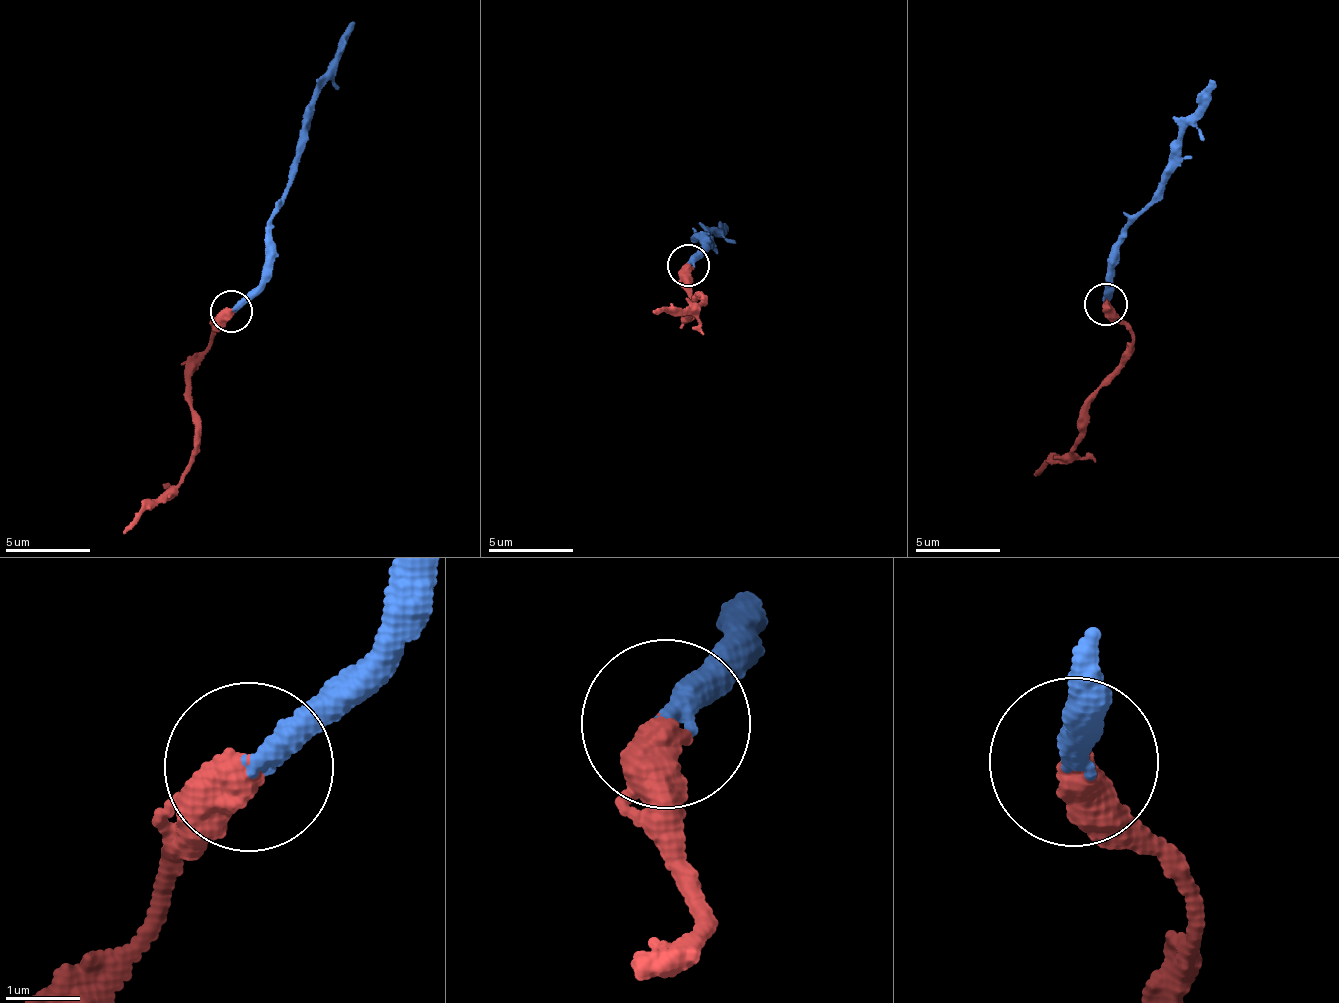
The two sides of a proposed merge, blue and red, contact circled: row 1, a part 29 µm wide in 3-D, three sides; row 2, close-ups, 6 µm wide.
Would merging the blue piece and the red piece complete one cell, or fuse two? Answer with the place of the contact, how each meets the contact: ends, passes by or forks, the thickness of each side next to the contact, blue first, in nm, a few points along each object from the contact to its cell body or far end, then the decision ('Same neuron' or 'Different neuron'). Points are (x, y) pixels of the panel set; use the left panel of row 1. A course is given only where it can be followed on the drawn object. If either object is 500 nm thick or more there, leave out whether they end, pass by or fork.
Place: (231, 311). Thickness 320 nm (blue) against 500 nm. Course of blue: (232, 310), (259, 285), (267, 239), (292, 169), (306, 109), (353, 20). Course of red: (232, 310), (207, 343), (192, 377), (195, 457), (175, 487), (140, 507), (125, 533). Same neuron

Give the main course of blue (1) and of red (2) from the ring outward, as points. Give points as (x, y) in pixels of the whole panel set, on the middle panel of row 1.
1: (688, 263), (702, 246), (692, 233), (708, 245), (700, 231), (723, 224)
2: (688, 263), (693, 308), (691, 319), (697, 296), (707, 303), (665, 313), (654, 309)

